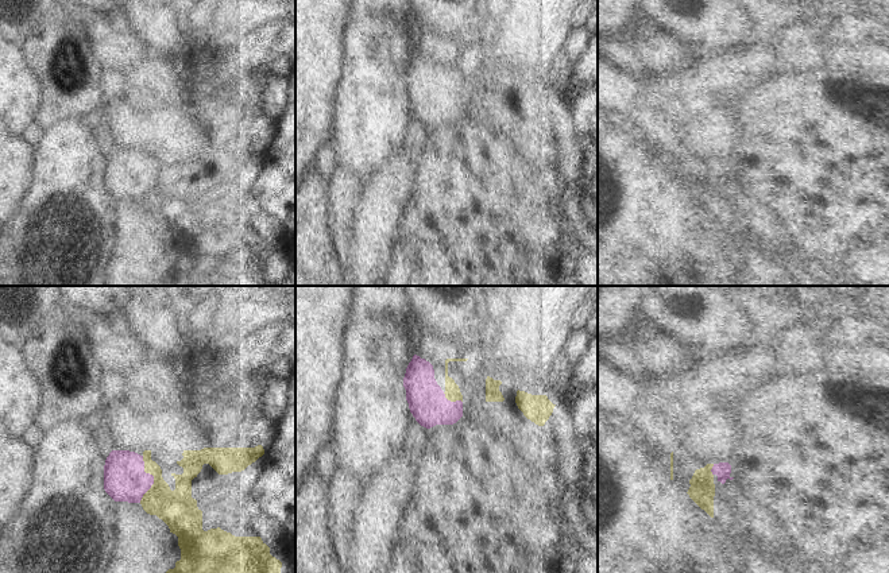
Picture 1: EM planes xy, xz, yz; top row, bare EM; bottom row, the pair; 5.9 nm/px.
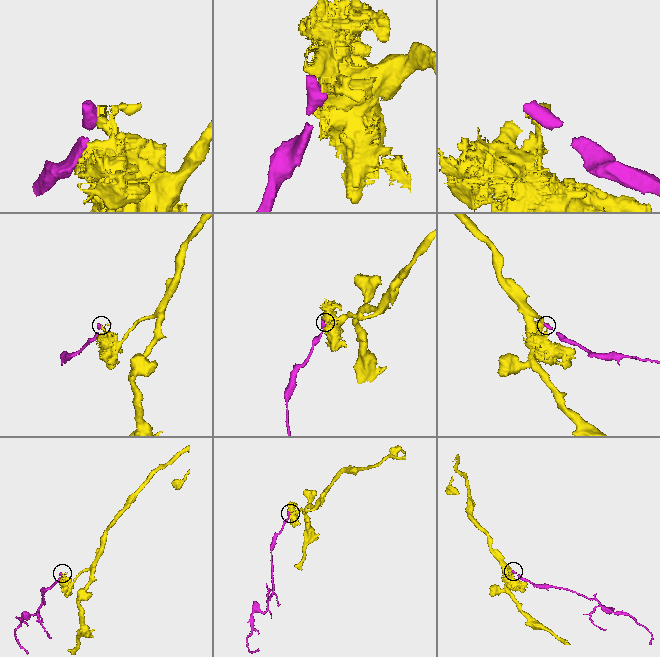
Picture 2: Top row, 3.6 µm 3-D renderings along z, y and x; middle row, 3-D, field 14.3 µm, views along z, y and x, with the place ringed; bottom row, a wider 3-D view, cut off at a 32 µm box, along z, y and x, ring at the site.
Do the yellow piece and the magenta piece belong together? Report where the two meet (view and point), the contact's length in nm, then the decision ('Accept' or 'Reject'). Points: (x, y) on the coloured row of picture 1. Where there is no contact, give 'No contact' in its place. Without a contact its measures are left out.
Touches yellow at xy (154, 477). Shared border 280 nm. Reject

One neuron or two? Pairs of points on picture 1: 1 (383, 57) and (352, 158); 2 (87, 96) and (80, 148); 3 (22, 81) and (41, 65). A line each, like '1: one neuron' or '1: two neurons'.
1: one neuron
2: two neurons
3: two neurons

